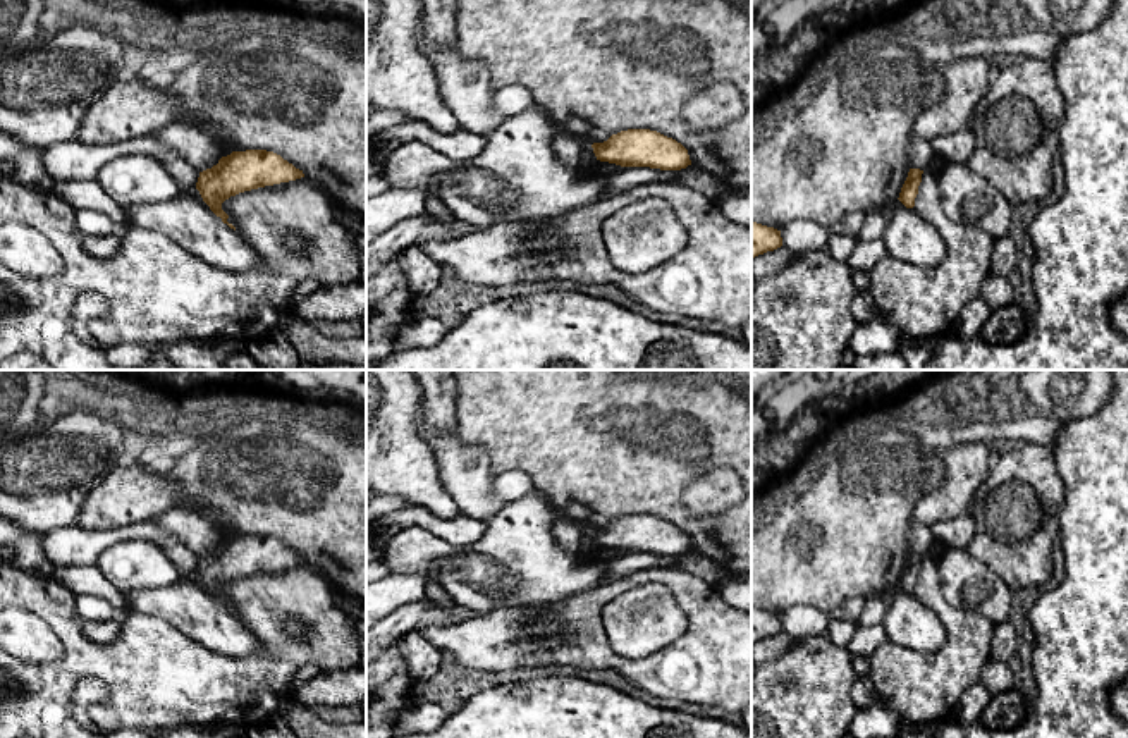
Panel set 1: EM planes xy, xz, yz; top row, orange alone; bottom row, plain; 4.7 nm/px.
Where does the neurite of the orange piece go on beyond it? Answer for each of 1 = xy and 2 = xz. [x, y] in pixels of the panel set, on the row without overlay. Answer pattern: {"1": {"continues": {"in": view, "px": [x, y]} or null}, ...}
{"1": {"continues": null}, "2": {"continues": null}}

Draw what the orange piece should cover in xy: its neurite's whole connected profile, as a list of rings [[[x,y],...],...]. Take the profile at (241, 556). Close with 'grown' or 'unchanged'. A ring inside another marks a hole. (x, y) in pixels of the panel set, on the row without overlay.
[[[246,535],[232,537],[230,540],[222,542],[212,554],[199,557],[196,575],[199,576],[203,587],[210,592],[210,595],[217,602],[220,602],[224,609],[236,616],[236,612],[227,607],[229,600],[222,595],[222,588],[225,585],[244,576],[289,568],[301,563],[304,563],[303,556],[296,554],[280,540],[267,535]]] | unchanged

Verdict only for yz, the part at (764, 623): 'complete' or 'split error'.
complete

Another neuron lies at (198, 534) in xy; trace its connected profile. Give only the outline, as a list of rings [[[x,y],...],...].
[[[179,507],[167,509],[151,520],[151,523],[172,533],[198,557],[212,554],[222,544],[218,526],[212,520],[193,511]]]

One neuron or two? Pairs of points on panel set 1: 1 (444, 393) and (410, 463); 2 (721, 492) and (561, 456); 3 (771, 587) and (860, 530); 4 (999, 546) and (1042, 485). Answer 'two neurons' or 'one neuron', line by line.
1: two neurons
2: two neurons
3: one neuron
4: one neuron

